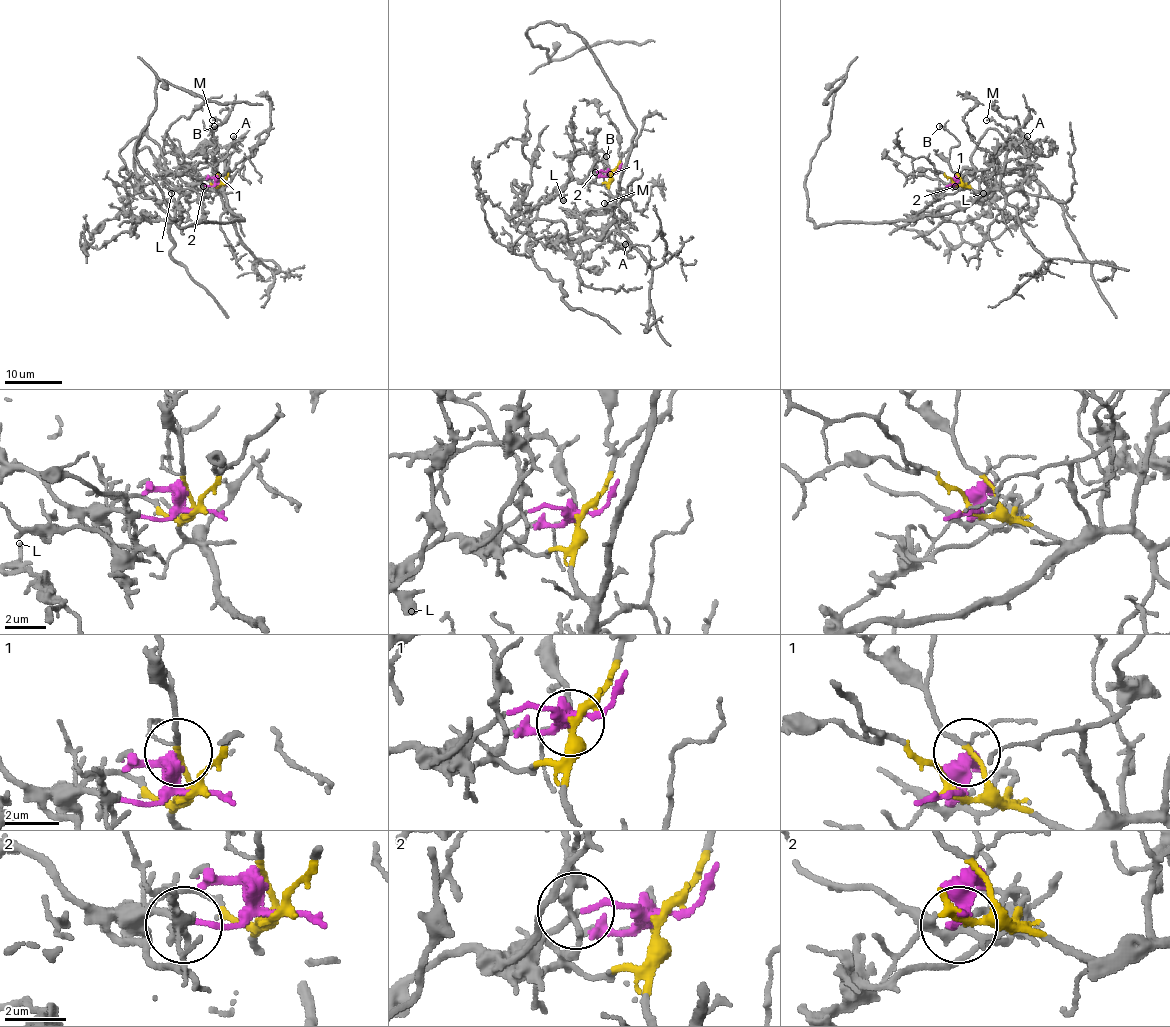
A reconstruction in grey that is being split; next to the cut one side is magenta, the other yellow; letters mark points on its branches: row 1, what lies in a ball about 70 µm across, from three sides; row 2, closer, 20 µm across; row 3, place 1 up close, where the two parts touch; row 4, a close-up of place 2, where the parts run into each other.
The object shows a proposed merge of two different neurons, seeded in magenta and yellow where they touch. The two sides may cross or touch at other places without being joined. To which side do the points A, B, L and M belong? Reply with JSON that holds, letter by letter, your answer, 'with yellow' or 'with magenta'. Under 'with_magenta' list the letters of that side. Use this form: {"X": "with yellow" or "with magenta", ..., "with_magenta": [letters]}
{"A": "with yellow", "B": "with yellow", "L": "with magenta", "M": "with yellow", "with_magenta": ["L"]}

